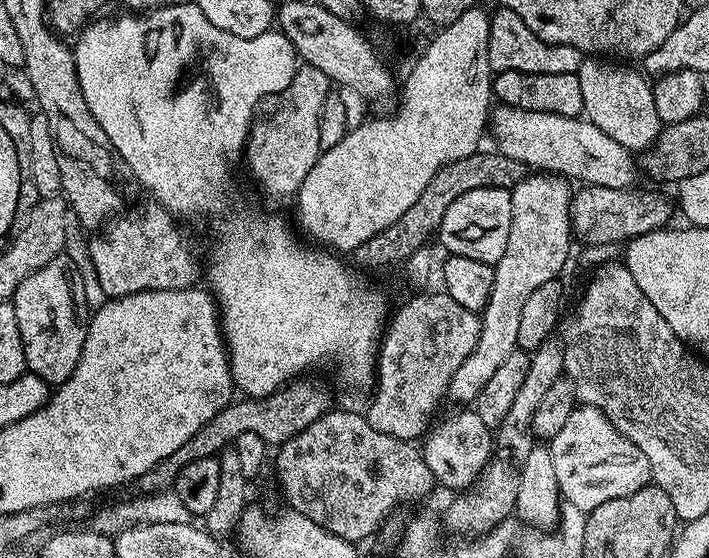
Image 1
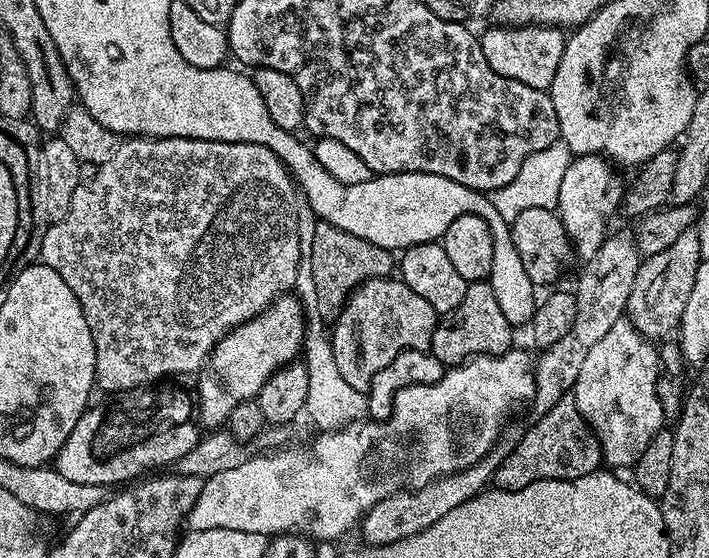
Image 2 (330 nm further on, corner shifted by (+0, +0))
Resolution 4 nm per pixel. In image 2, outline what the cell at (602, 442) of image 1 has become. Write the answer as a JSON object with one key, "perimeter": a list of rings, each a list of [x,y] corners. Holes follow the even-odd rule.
{"perimeter":[[[627,318],[616,321],[591,347],[590,354],[579,371],[574,395],[582,418],[586,418],[586,422],[600,440],[600,455],[609,469],[631,469],[638,462],[638,458],[642,458],[642,450],[646,450],[650,438],[654,438],[654,434],[658,434],[665,427],[664,407],[656,393],[656,386],[661,379],[662,365],[657,345],[646,339]]]}

